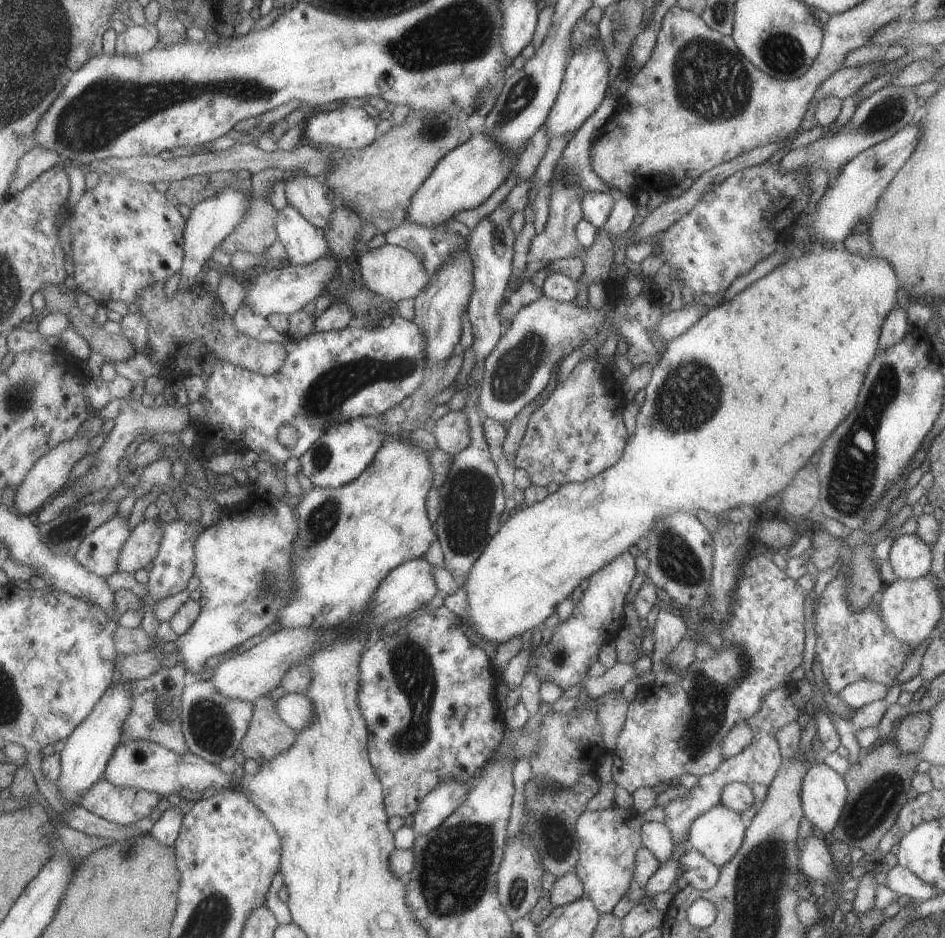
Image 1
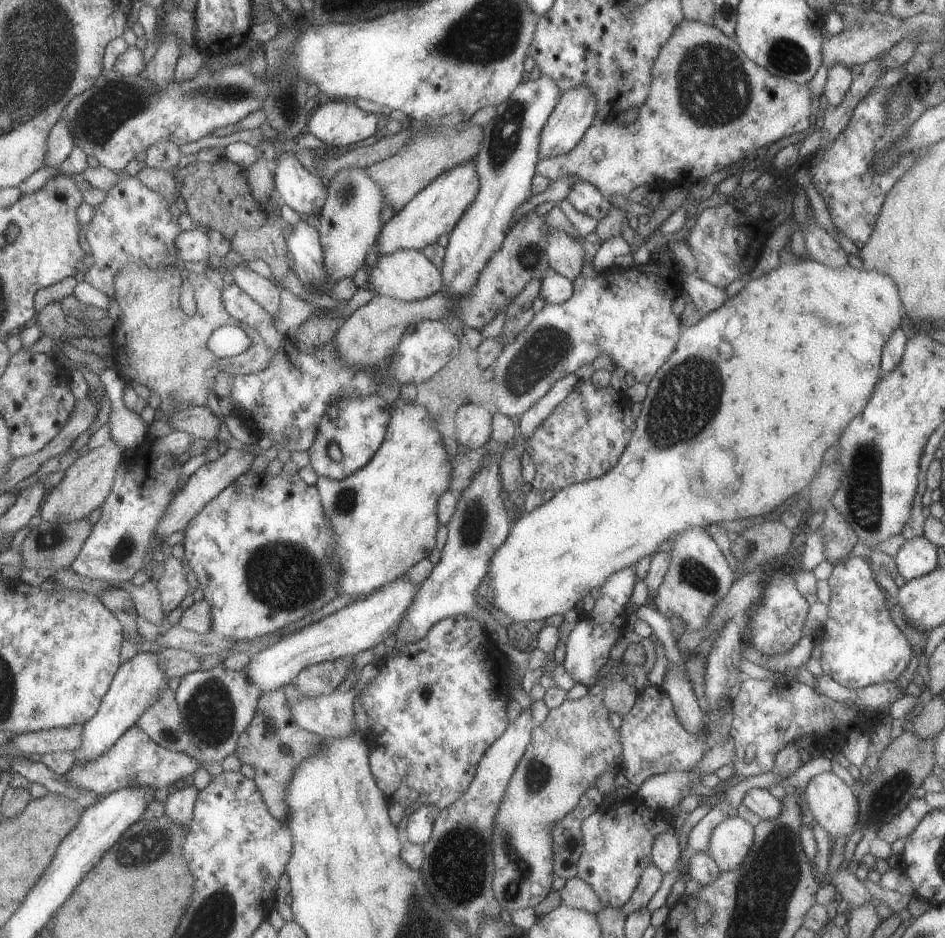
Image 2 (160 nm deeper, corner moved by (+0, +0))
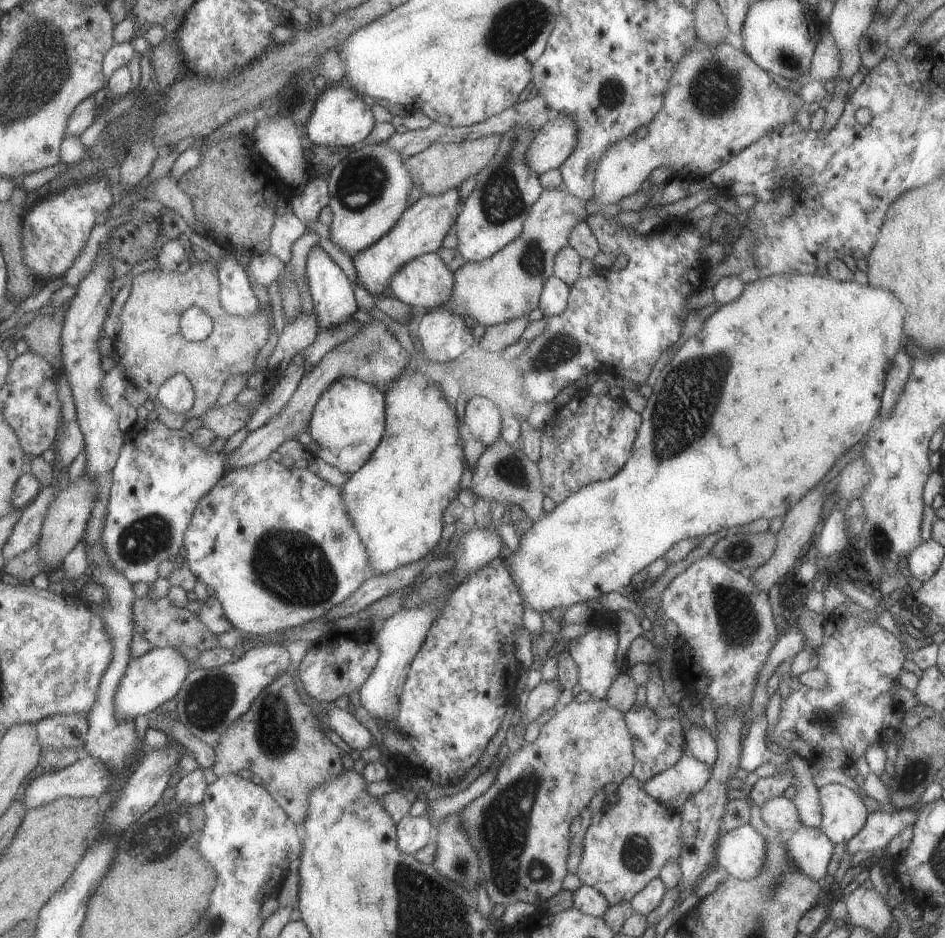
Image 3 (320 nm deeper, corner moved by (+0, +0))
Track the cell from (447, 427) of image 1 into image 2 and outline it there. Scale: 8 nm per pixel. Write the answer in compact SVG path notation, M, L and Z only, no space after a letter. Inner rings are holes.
M465 402L455 412L455 440L465 447L476 449L484 445L492 431L492 414L481 405Z

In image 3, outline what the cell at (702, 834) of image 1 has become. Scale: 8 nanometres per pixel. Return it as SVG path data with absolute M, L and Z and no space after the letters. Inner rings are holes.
M747 824L721 833L715 866L724 868L731 877L747 880L759 874L765 856L765 838Z

